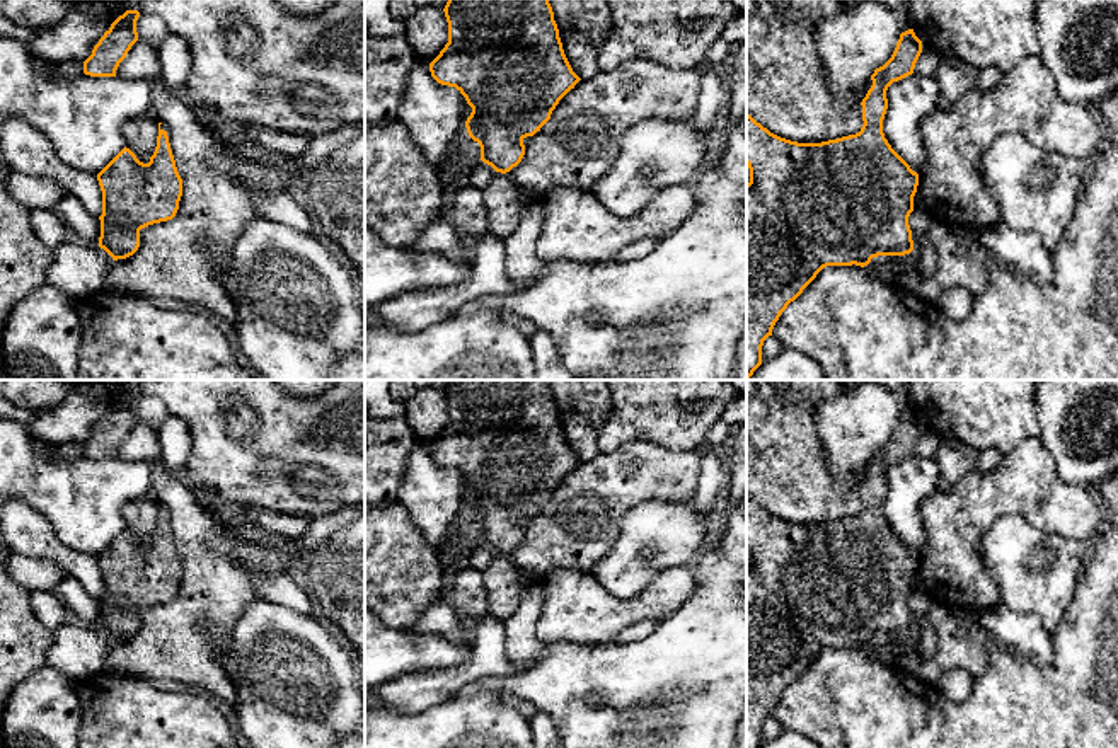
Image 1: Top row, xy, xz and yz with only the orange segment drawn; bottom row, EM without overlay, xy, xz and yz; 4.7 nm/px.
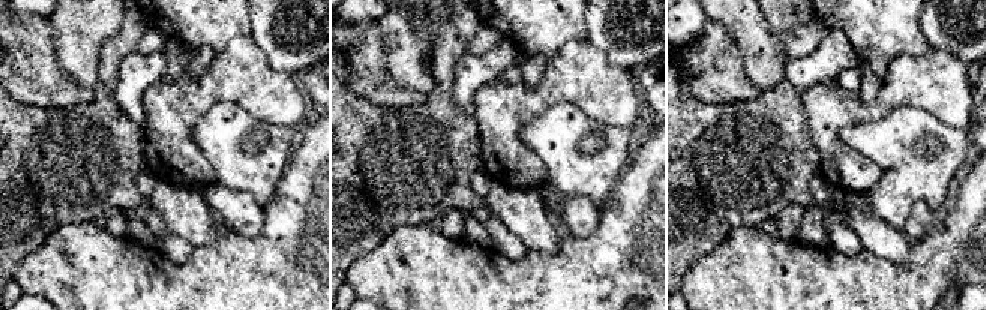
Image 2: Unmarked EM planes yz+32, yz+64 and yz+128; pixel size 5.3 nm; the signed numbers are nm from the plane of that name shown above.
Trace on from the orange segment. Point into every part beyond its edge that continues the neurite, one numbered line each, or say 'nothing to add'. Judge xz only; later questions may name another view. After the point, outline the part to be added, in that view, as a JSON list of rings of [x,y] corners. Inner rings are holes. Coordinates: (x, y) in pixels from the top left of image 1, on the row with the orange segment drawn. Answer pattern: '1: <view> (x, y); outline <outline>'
nothing to add

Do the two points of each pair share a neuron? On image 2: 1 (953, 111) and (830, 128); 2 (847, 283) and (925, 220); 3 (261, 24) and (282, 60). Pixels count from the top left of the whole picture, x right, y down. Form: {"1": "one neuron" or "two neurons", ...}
{"1": "one neuron", "2": "two neurons", "3": "one neuron"}

